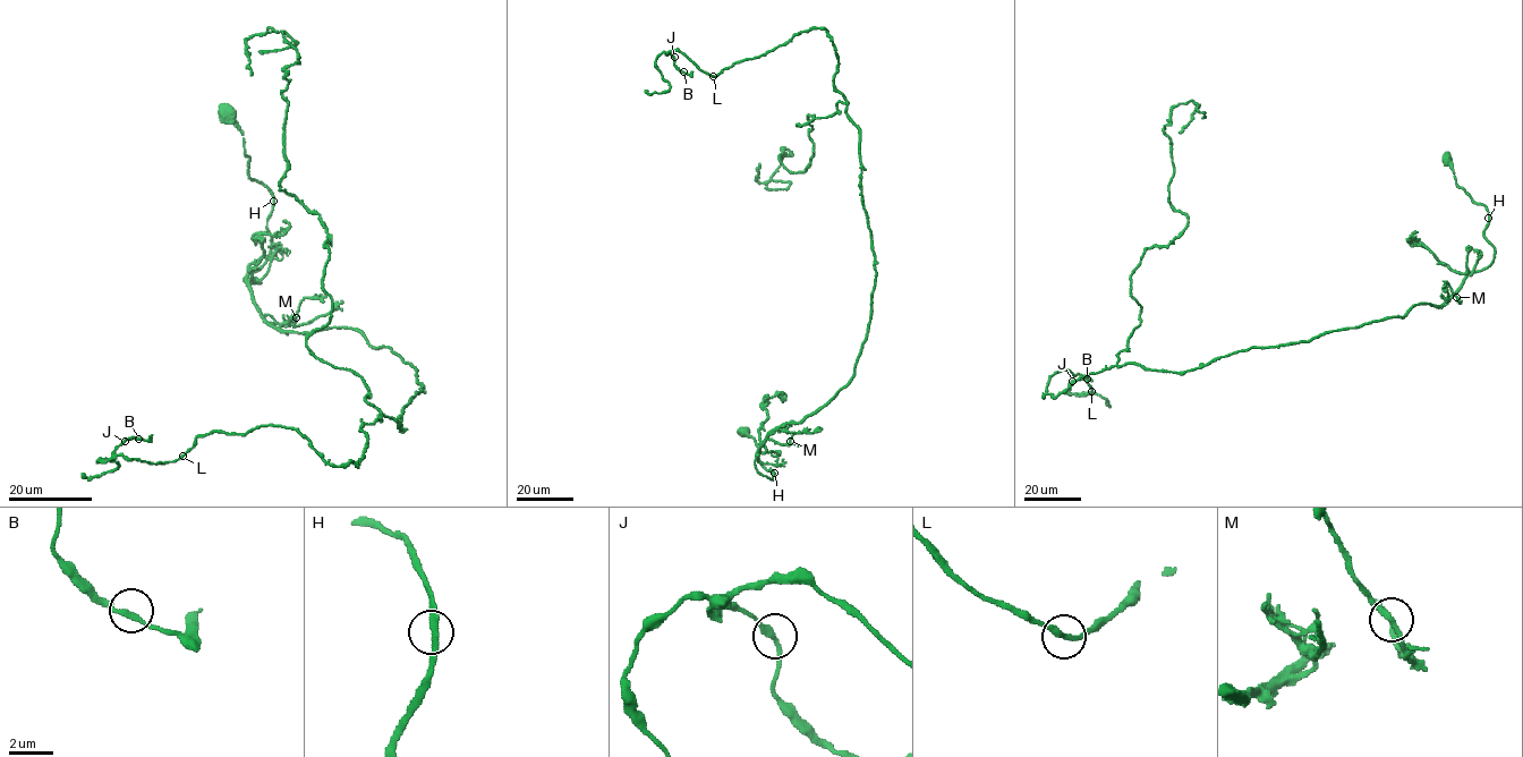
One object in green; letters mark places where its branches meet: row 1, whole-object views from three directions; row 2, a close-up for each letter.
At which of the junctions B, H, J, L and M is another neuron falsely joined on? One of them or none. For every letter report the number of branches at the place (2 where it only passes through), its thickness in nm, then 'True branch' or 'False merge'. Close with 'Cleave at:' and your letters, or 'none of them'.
B: Branches: 2. Thickness 240 nm. True branch
H: Branches: 2. Thickness 240 nm. True branch
J: Branches: 2. Thickness 260 nm. True branch
L: Branches: 2. Thickness 240 nm. True branch
M: Branches: 2. Thickness 220 nm. True branch
Cleave at: none of them

